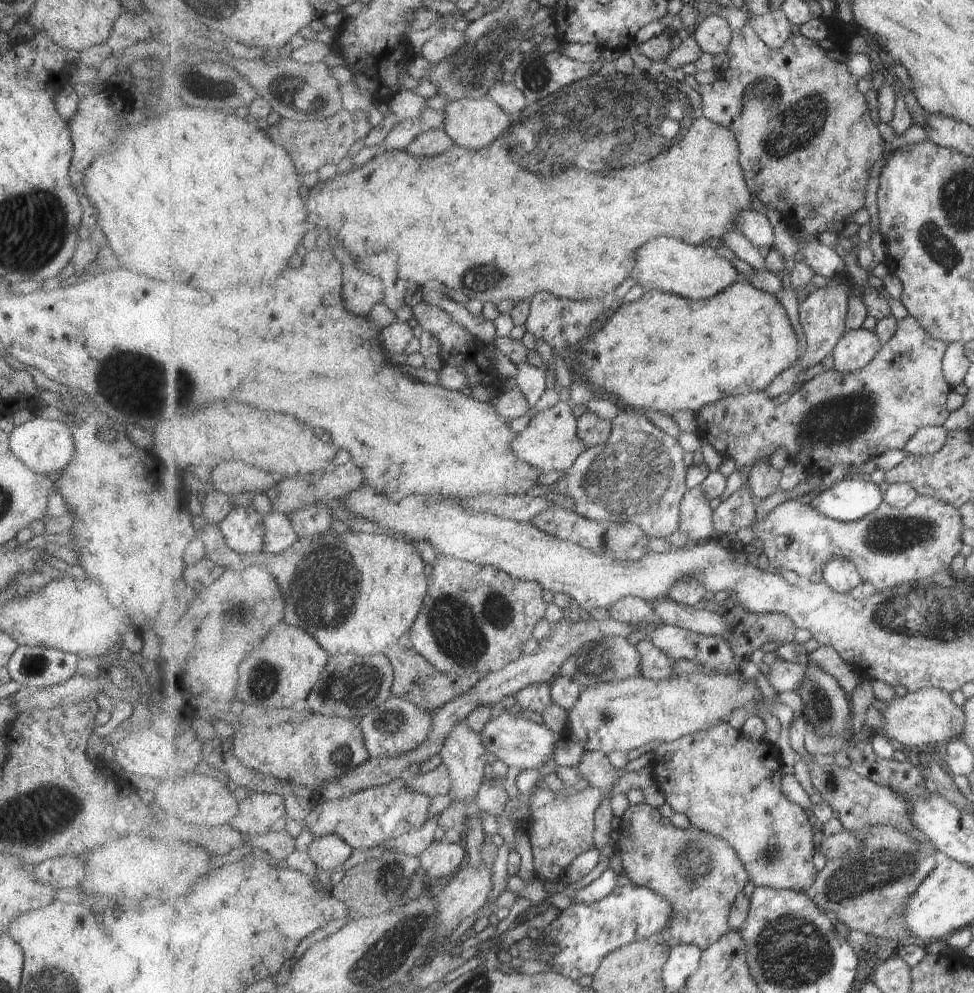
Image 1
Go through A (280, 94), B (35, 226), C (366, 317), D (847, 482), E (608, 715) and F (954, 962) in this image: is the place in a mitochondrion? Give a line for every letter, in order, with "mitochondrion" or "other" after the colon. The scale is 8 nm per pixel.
A: other
B: mitochondrion
C: other
D: other
E: mitochondrion
F: other

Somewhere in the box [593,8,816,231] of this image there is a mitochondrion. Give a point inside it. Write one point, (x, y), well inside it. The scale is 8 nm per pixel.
(761, 90)

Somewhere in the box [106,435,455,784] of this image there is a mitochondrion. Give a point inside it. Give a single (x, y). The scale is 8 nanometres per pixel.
(312, 584)

